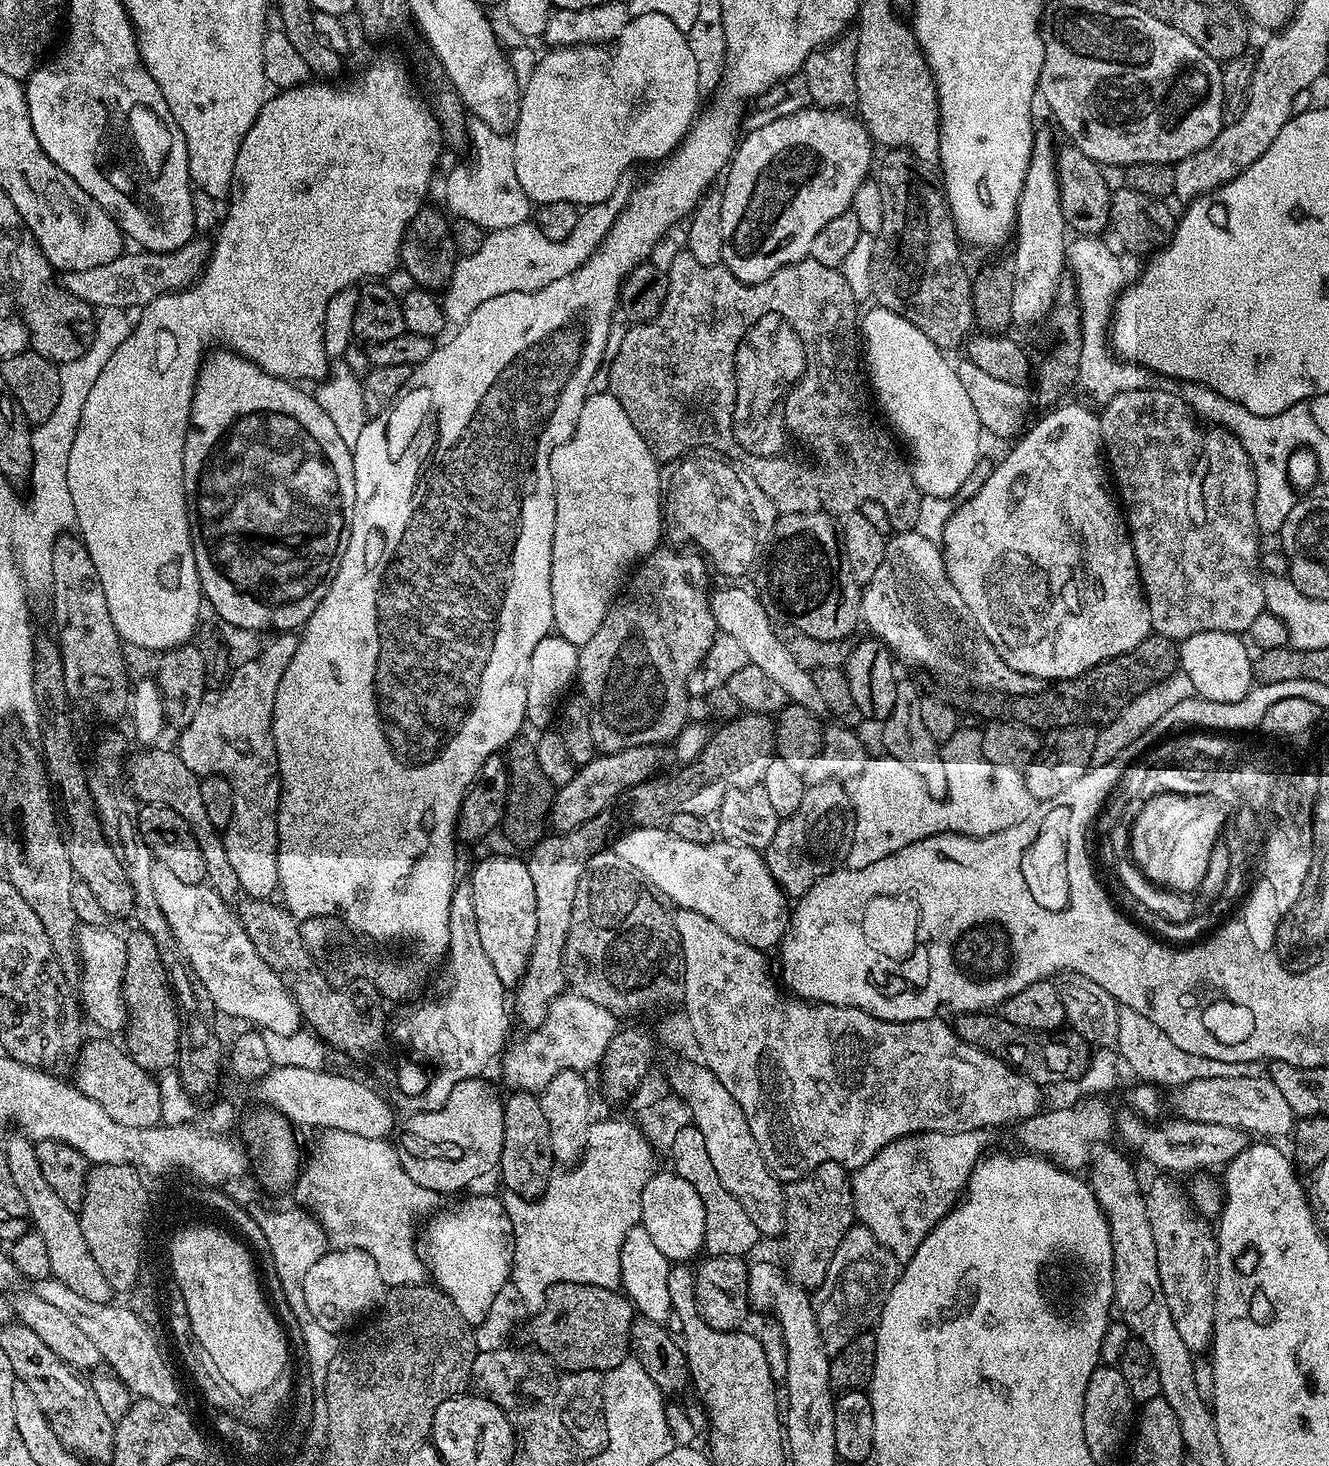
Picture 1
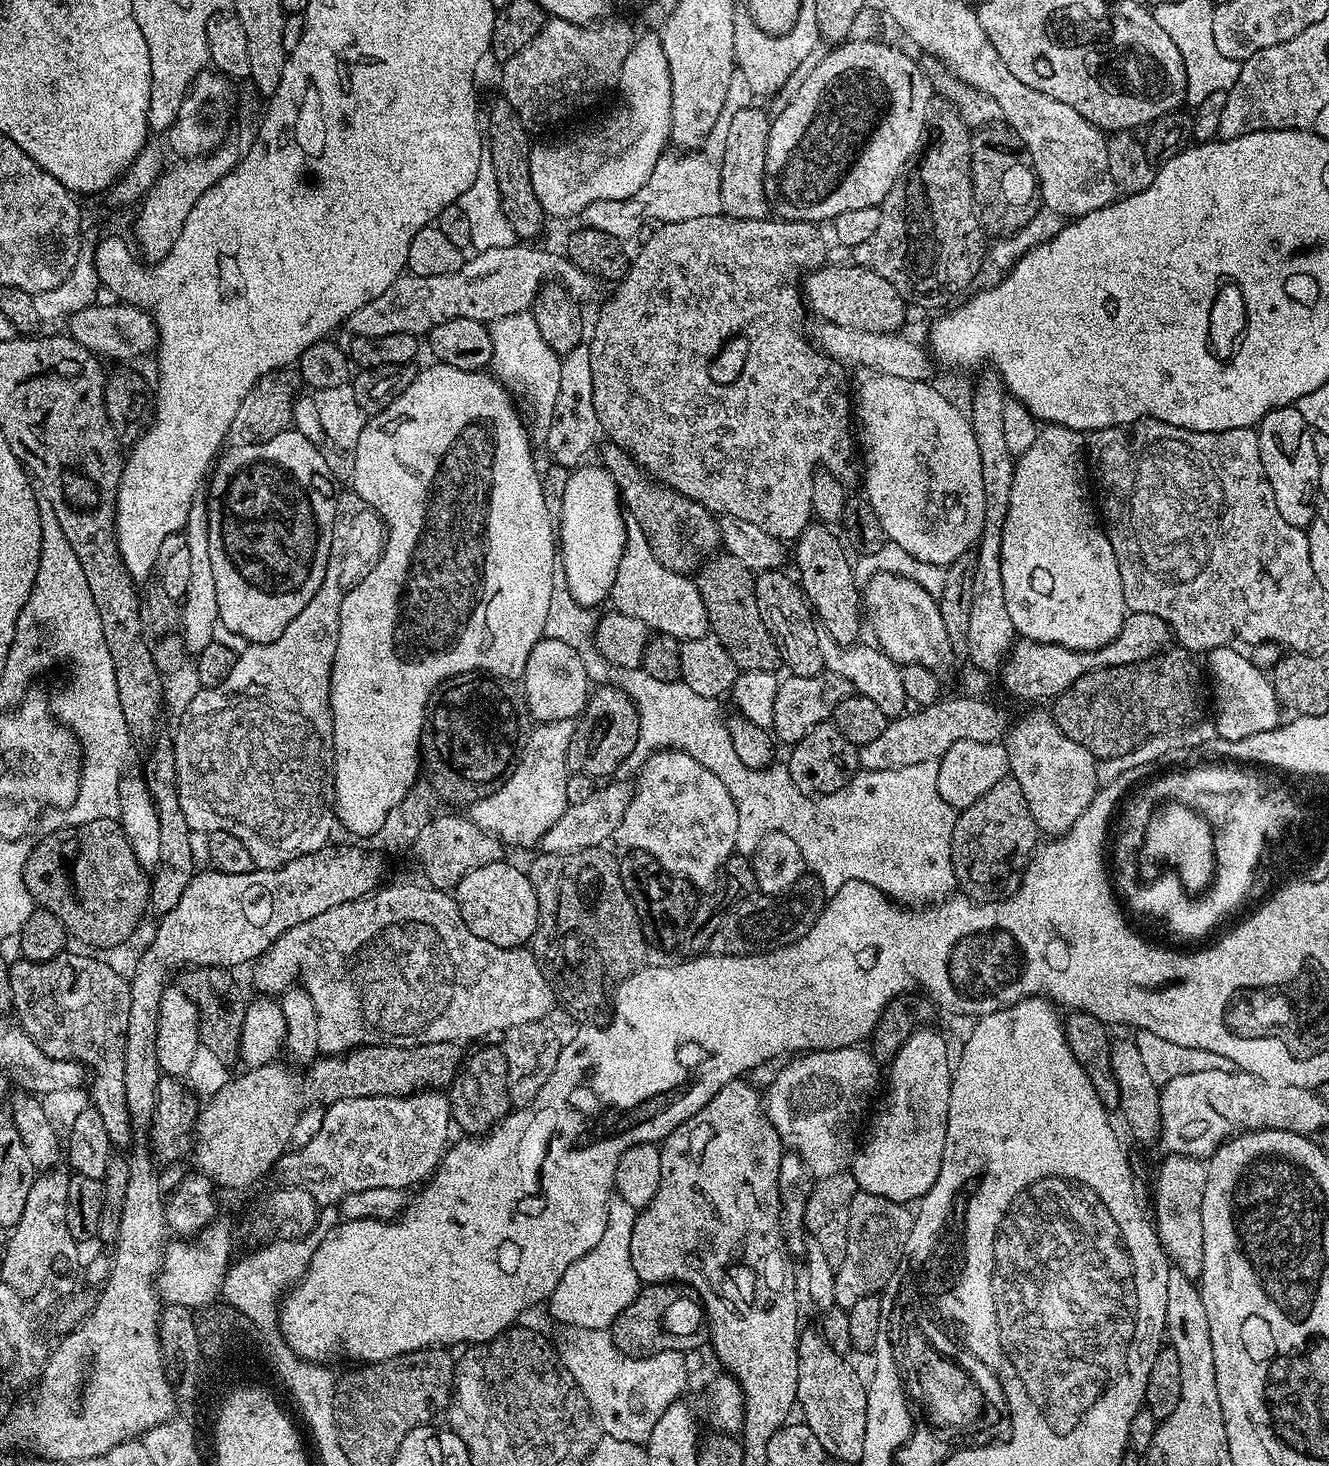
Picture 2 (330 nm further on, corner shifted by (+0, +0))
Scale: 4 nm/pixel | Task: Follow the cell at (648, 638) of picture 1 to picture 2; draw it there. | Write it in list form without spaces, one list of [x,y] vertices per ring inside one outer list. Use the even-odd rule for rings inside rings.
[[[600,686],[589,695],[578,723],[576,734],[569,746],[568,767],[572,772],[585,772],[587,776],[608,776],[624,759],[632,756],[638,738],[640,716],[632,700],[619,686]]]

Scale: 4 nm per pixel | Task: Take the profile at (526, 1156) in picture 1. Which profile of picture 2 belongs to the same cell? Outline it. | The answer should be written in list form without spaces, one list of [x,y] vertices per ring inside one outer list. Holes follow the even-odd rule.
[[[499,1047],[488,1048],[485,1052],[480,1052],[472,1061],[467,1061],[466,1067],[460,1075],[452,1081],[450,1085],[450,1101],[452,1120],[455,1127],[461,1128],[461,1133],[468,1136],[483,1136],[492,1131],[509,1112],[513,1111],[512,1099],[508,1093],[508,1078],[505,1072],[506,1058]]]

